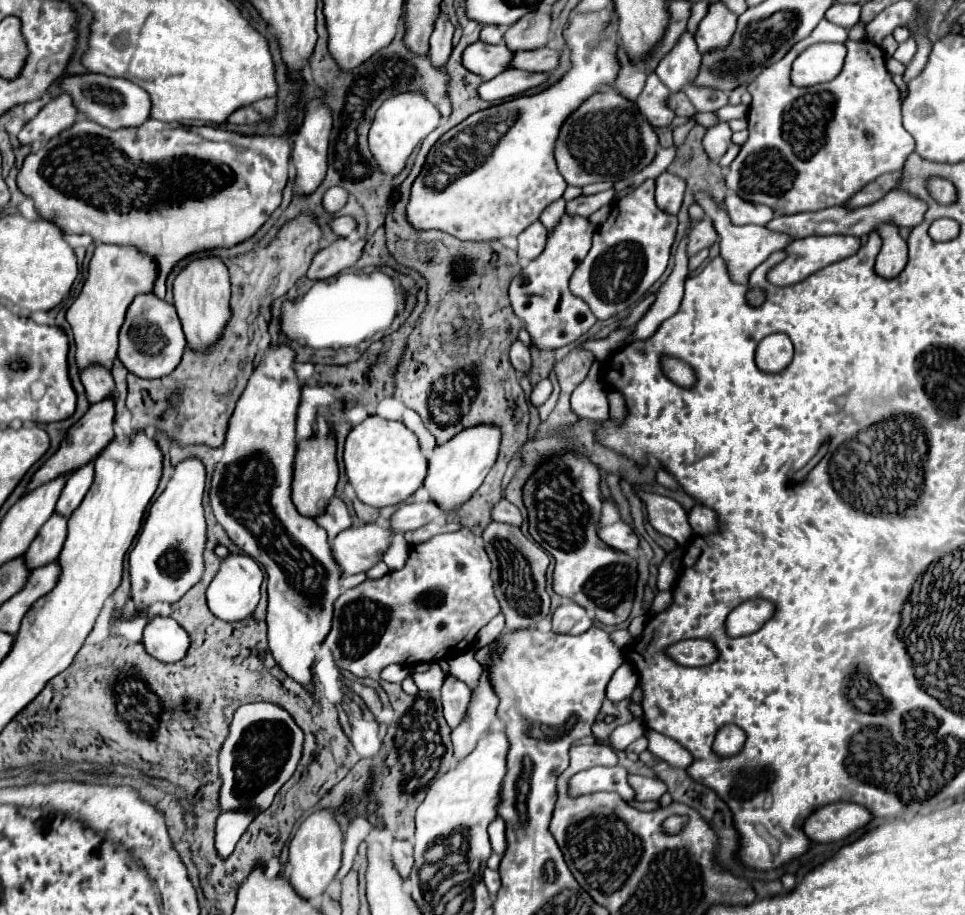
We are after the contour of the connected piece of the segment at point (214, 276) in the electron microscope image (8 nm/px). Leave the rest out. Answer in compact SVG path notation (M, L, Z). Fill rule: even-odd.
M205 256L189 260L173 280L173 304L183 324L187 344L193 350L207 348L211 342L219 340L231 312L229 312L229 274L227 266L217 256Z

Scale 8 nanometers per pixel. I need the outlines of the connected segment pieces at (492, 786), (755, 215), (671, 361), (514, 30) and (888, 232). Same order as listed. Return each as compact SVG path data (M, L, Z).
M503 730L485 734L475 750L461 760L453 770L433 780L433 786L427 792L425 802L417 808L415 814L415 866L411 872L411 884L417 886L417 870L423 866L423 852L433 846L435 842L449 838L455 832L463 832L469 848L471 848L471 872L473 876L481 876L481 870L485 868L485 862L491 854L489 834L487 826L497 816L497 804L499 804L499 790L505 776L505 754L509 750L509 742Z
M729 194L725 198L725 206L727 206L727 212L731 216L731 222L737 224L737 226L743 226L743 224L767 226L771 222L771 218L773 218L773 210L771 208L767 208L763 204L745 202L745 200L741 200L735 194Z
M663 356L661 360L663 360L663 362L661 362L661 368L665 370L665 374L667 374L675 384L681 384L681 386L685 386L685 388L695 386L697 376L695 376L695 372L693 372L693 368L691 368L689 364L683 364L679 358L668 356Z
M529 12L527 16L523 16L521 20L517 20L517 24L513 24L503 40L507 44L507 48L519 52L519 50L535 50L535 48L543 48L549 40L549 32L551 32L551 14L549 12Z
M879 224L875 230L881 234L883 248L875 262L875 272L883 278L895 278L907 264L907 244L893 224Z

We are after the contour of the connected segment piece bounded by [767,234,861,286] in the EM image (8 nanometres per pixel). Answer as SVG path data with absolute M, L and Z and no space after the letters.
M829 234L829 236L807 236L801 240L793 240L787 246L787 256L767 274L767 280L777 286L787 286L803 281L807 276L817 272L819 268L825 268L827 264L839 262L847 256L853 256L861 246L861 240L857 236L843 236L843 234Z

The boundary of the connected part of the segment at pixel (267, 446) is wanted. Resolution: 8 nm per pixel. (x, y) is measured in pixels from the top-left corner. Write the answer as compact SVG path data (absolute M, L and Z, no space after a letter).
M269 346L265 364L249 378L229 420L223 456L211 478L209 506L227 536L267 572L267 626L275 662L293 680L313 690L313 646L321 644L331 628L333 604L341 594L341 570L333 560L327 532L313 518L301 516L291 502L295 418L301 398L293 364L295 352L289 346Z

